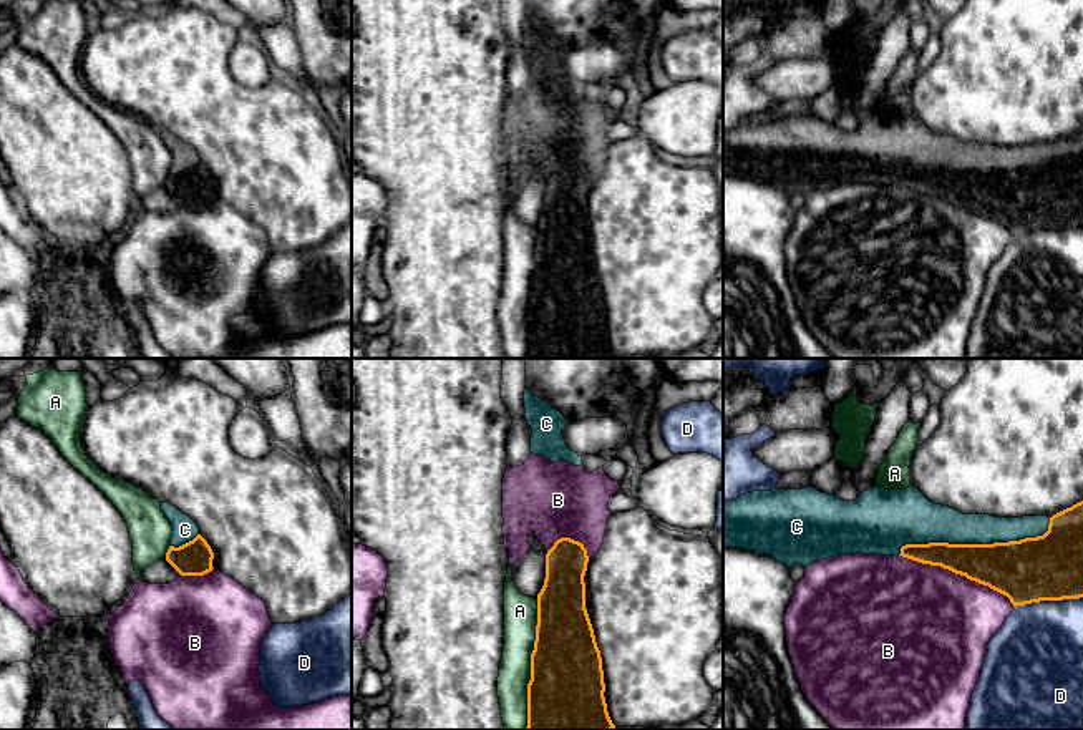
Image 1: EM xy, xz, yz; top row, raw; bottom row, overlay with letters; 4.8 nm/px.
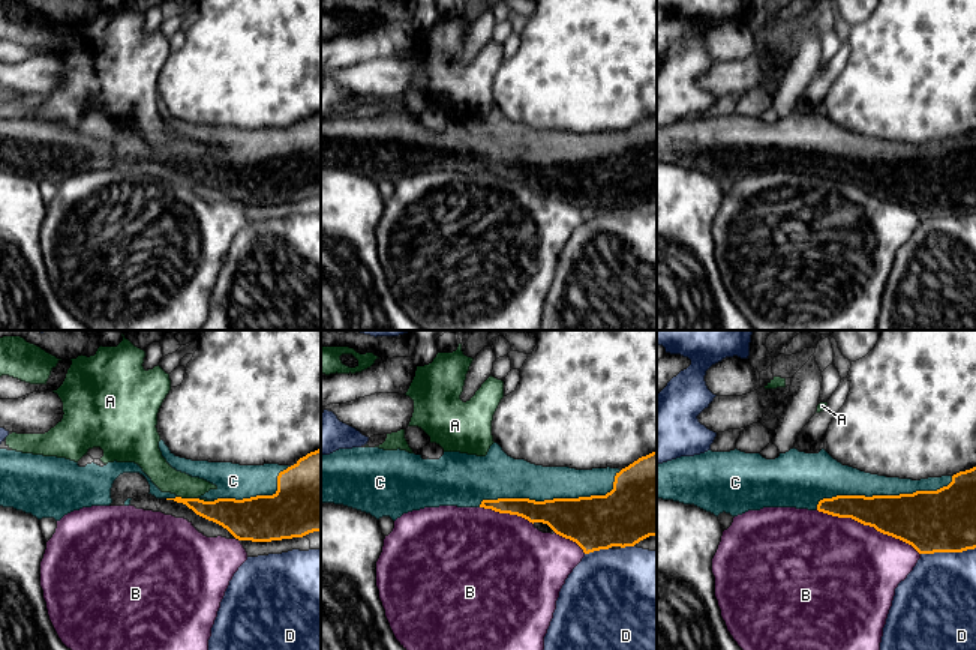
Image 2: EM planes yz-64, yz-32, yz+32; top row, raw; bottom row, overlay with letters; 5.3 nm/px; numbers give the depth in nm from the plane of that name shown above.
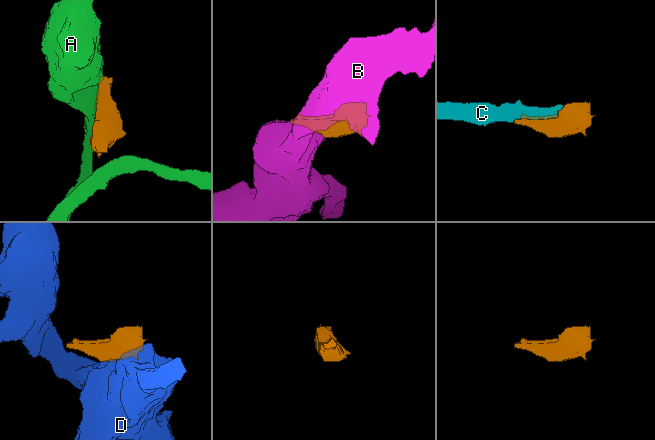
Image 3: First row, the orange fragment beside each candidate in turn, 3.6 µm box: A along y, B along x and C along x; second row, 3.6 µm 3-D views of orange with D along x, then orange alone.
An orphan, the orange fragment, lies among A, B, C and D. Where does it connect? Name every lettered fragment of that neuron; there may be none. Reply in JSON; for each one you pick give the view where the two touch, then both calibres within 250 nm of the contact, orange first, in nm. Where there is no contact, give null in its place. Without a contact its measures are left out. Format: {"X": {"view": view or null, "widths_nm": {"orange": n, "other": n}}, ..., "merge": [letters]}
{"C": {"view": "yz", "widths_nm": {"orange": 280, "other": 190}}, "merge": ["C"]}

